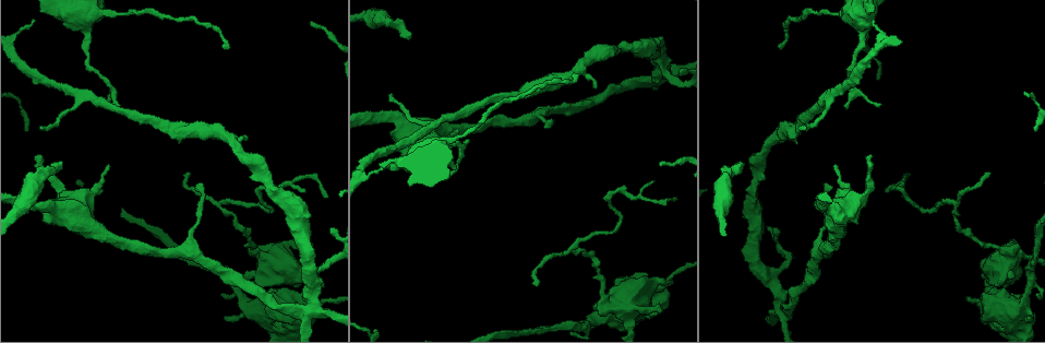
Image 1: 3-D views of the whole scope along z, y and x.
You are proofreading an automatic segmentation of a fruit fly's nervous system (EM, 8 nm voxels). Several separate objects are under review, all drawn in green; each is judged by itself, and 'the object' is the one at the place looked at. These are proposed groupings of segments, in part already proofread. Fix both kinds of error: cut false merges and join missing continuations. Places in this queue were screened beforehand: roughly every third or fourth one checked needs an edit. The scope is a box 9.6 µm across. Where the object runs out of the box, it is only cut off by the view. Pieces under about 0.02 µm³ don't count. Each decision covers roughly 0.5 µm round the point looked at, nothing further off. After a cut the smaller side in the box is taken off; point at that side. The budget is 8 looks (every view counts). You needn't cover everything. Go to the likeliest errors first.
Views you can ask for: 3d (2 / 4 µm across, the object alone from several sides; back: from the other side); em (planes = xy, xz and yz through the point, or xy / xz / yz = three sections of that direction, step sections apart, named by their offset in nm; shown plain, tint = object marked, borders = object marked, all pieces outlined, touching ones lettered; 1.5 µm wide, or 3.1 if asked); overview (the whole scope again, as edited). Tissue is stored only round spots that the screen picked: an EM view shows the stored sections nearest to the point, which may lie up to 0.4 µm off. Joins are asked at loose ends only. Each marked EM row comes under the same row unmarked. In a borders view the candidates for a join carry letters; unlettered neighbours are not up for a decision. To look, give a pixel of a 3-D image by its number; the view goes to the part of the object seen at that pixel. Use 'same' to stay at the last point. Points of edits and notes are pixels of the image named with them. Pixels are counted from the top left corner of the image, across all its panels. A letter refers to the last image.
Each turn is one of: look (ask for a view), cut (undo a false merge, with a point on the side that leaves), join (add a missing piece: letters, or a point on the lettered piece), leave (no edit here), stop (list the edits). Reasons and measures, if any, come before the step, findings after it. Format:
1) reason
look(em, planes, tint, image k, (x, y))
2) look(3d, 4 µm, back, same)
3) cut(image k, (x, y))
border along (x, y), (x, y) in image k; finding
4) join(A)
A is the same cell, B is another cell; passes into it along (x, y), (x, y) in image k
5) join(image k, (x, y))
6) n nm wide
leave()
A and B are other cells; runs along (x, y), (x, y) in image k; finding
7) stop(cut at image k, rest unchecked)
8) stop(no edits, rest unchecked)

four-way junction
look(em, xz, step 8, borders, image 1, (306, 306))

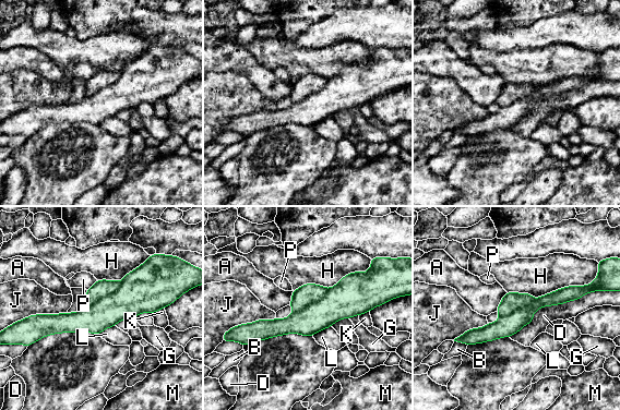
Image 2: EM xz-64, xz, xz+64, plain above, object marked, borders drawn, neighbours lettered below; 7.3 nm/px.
look(em, planes, borders, same)

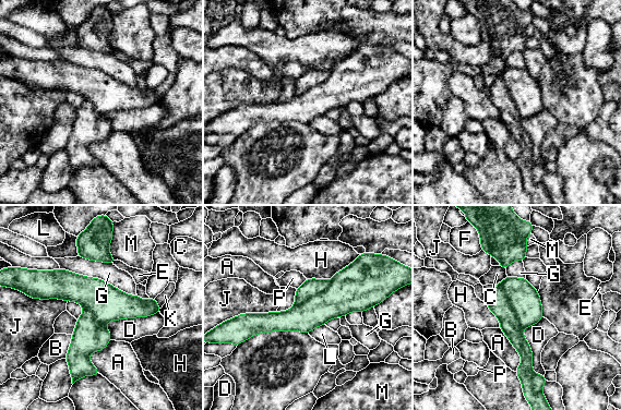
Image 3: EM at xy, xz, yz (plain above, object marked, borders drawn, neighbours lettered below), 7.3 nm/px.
260 nm wide
leave()
A, B, C, D, E, F, G, H, J, K, L, M and P are other cells; border along (60, 267), (100, 278), (136, 294) in image 3; continuous, no second neuron

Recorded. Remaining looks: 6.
an open end
look(3d, 4 µm, back, image 1, (548, 127))

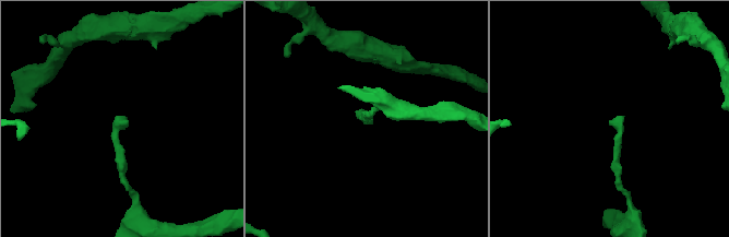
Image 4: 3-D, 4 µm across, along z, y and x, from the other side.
look(em, planes, borders, image 4, (369, 123))

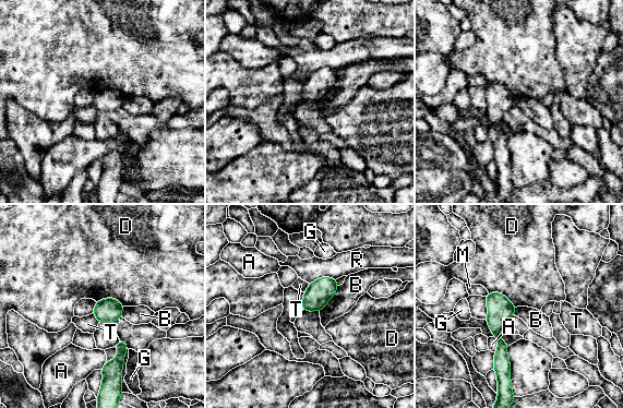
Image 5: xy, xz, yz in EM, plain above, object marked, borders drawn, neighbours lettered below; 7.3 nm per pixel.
leave()
A, B, D, G, M, R and T are other cells; no lettered piece goes on from it

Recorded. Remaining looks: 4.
calibre changes
look(3d, 4 µm, image 1, (64, 187))

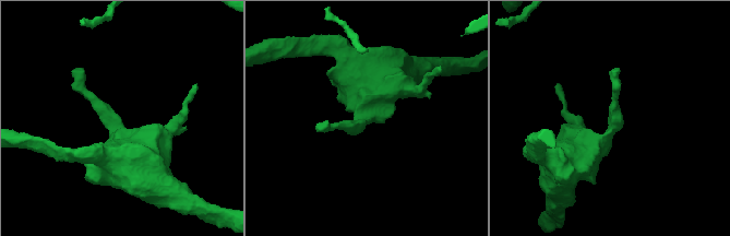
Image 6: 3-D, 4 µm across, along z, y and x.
need the tissue
look(em, yz, step 8, borders, image 6, (121, 125))

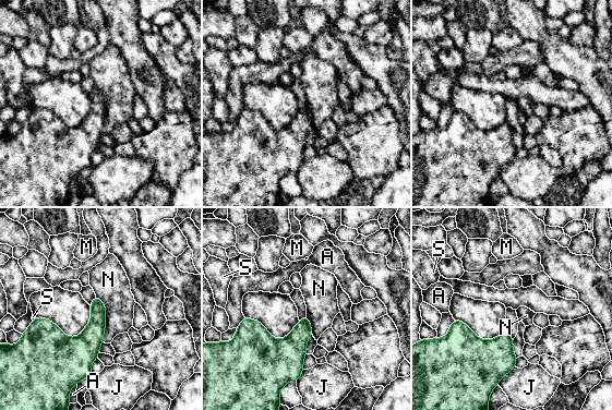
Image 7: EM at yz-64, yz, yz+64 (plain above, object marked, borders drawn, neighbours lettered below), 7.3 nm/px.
leave()
A, J, M, N and S are other cells; border along (96, 296), (105, 306), (103, 341) in image 7; continuous, no second neuron

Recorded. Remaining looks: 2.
stop(no edits, rest unchecked)

